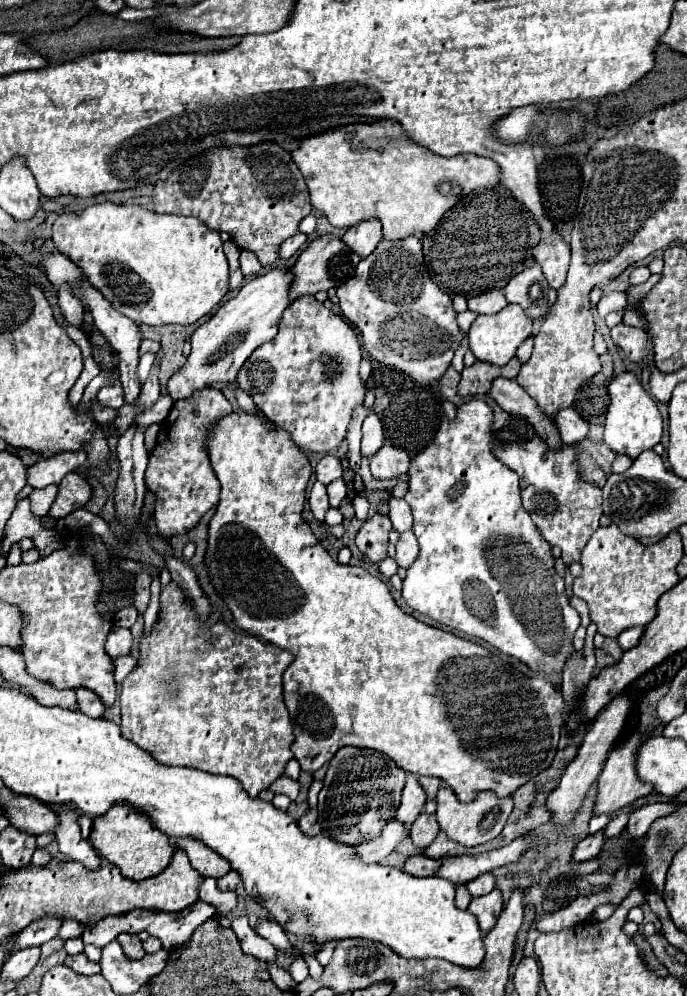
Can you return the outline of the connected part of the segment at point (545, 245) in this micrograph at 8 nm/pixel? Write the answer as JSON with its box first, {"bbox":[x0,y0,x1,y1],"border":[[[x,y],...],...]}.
{"bbox":[532,234,570,290],"border":[[[552,234],[552,236],[546,236],[532,252],[548,284],[554,290],[562,288],[570,266],[570,248],[566,246],[566,242],[558,234]]]}

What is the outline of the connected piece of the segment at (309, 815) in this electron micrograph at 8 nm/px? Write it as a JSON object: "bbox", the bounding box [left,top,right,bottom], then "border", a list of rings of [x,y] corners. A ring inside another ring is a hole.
{"bbox":[298,810,320,836],"border":[[[308,810],[300,820],[298,820],[298,826],[300,826],[300,830],[304,832],[304,834],[308,834],[308,836],[316,836],[316,834],[320,834],[320,826],[318,826],[318,814],[316,814],[316,810]]]}

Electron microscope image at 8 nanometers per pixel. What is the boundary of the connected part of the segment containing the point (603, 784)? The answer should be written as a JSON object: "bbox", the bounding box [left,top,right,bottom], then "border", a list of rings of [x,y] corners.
{"bbox":[592,732,652,816],"border":[[[634,732],[624,744],[620,744],[618,748],[614,748],[610,752],[610,756],[604,764],[604,770],[598,778],[598,790],[596,790],[596,800],[594,800],[594,808],[592,808],[594,816],[600,816],[600,814],[612,816],[614,812],[618,812],[618,810],[622,810],[622,808],[626,808],[626,806],[634,804],[636,800],[650,794],[652,786],[640,782],[636,776],[636,770],[634,770],[634,756],[636,756],[636,748],[638,748],[640,740],[642,740],[640,732]]]}

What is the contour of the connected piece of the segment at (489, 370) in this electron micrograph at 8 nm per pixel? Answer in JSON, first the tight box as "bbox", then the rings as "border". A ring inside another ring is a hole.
{"bbox":[458,356,520,396],"border":[[[514,356],[506,366],[494,366],[488,362],[476,360],[472,366],[466,366],[462,370],[462,380],[458,384],[460,396],[474,396],[474,394],[486,394],[492,380],[502,378],[516,378],[520,372],[520,360]]]}

